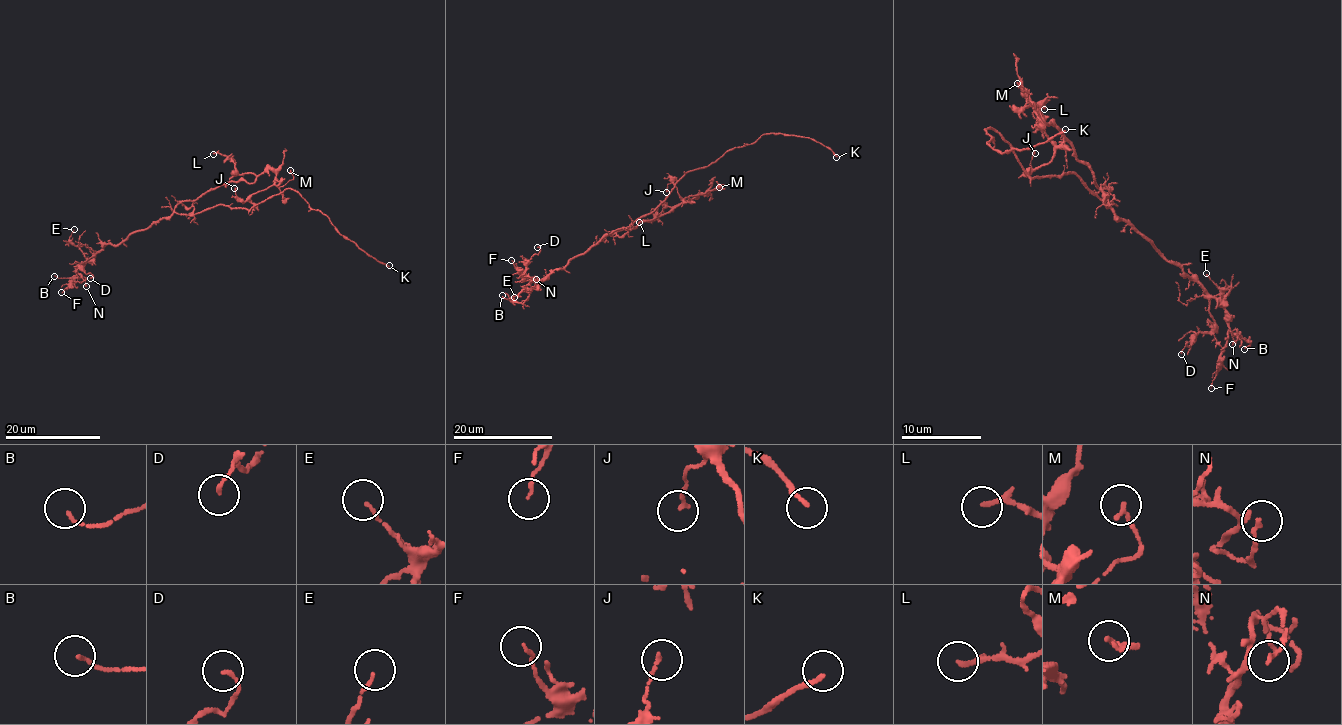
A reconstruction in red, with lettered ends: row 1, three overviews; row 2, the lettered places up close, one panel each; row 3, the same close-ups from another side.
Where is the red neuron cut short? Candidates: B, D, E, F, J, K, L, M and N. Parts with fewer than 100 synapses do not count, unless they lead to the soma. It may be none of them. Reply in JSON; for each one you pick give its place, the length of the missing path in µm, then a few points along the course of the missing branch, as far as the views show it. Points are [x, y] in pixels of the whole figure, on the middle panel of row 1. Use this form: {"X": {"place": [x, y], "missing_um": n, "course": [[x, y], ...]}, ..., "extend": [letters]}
{"K": {"place": [836, 157], "missing_um": 10, "course": [[836, 157], [845, 164], [860, 167], [876, 180]]}, "extend": ["K"]}

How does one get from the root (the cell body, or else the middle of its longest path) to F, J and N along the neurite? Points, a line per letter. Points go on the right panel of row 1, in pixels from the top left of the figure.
F: (1081, 180), (1105, 208), (1178, 265), (1182, 275), (1198, 281), (1224, 355), (1211, 388)
J: (1081, 180), (1101, 199), (1101, 186), (1109, 188), (1025, 94), (1054, 146), (1034, 169), (1035, 153)
N: (1081, 180), (1105, 208), (1178, 265), (1182, 275), (1200, 281), (1221, 306), (1229, 330), (1238, 335), (1232, 344)

